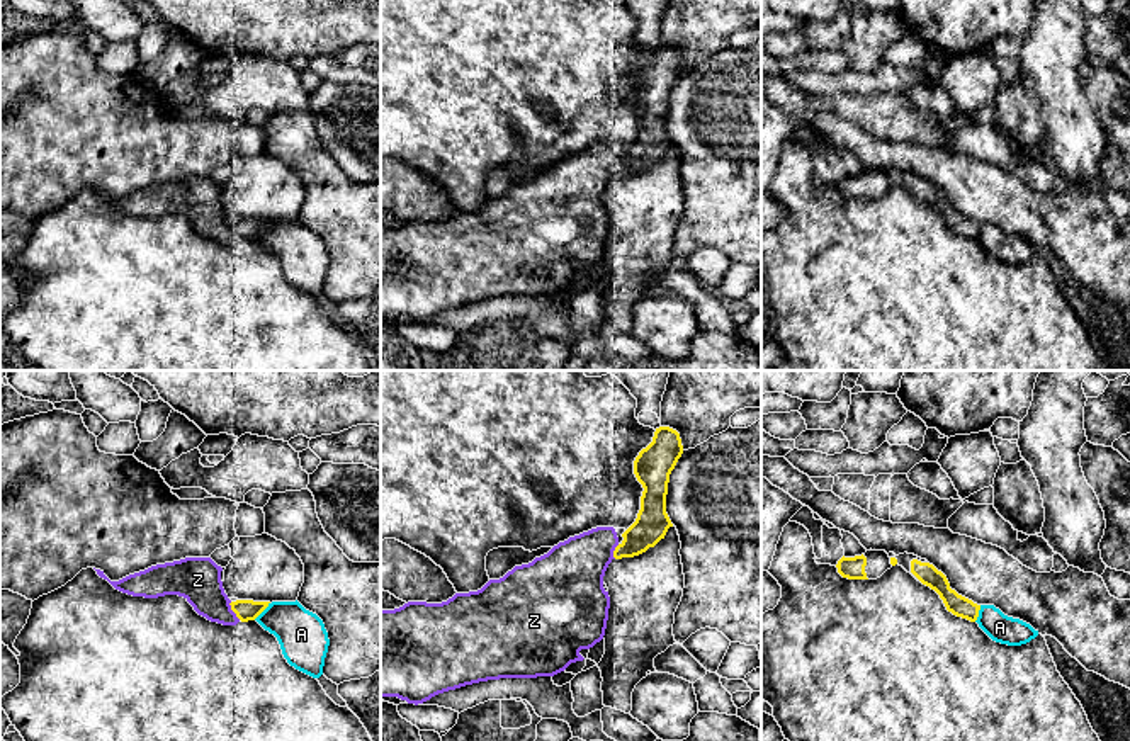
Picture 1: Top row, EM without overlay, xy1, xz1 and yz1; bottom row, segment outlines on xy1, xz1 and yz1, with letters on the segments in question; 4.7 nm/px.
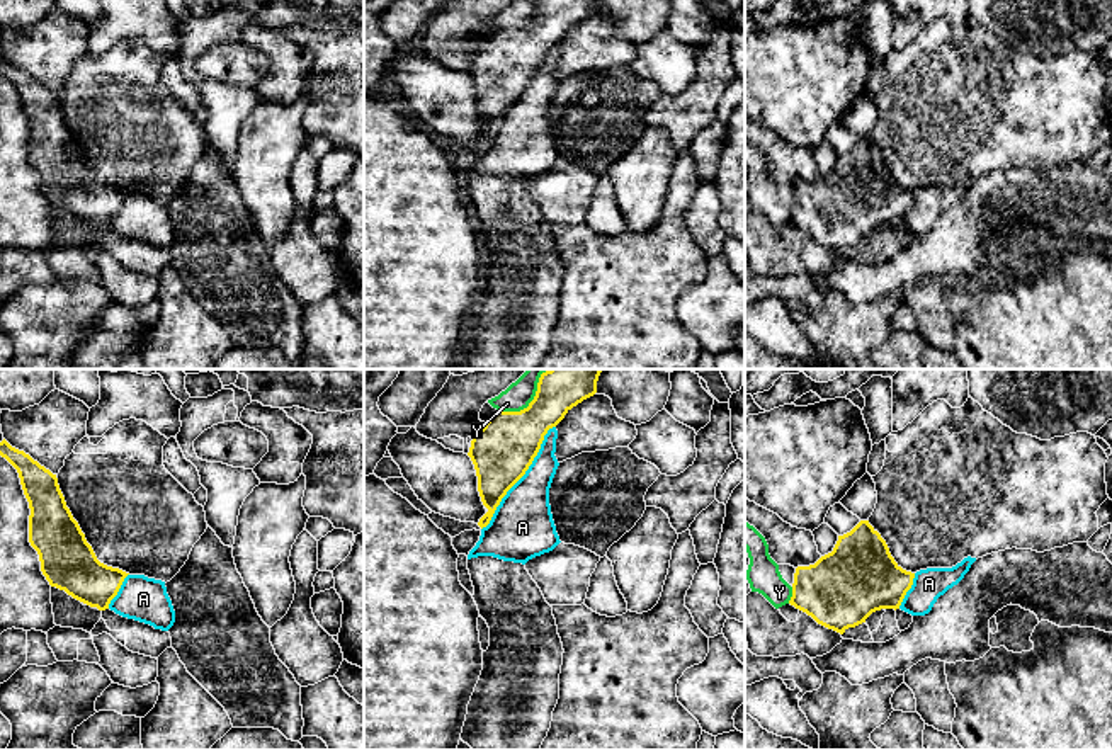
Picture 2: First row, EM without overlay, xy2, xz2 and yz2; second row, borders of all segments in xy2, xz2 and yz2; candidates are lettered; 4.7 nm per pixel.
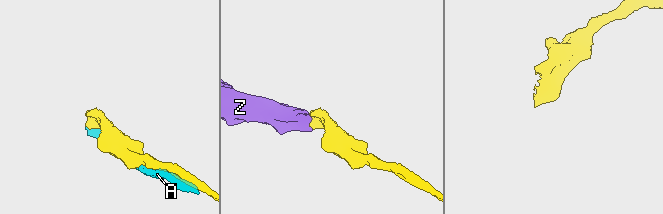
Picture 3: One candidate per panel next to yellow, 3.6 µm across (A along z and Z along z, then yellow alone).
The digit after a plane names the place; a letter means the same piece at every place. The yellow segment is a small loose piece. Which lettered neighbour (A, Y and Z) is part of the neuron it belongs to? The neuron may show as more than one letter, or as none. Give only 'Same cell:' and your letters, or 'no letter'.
Same cell: Z

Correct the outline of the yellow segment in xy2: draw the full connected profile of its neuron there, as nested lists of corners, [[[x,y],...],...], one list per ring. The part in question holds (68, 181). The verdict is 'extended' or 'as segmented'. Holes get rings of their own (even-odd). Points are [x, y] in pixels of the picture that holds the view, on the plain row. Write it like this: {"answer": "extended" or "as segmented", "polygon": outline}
{"answer": "as segmented", "polygon": [[[5,58],[0,61],[0,75],[19,92],[31,128],[29,162],[39,173],[49,204],[90,226],[109,228],[129,192],[97,179],[66,126],[56,94]]]}

